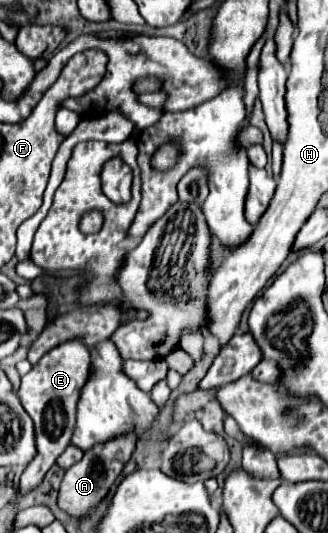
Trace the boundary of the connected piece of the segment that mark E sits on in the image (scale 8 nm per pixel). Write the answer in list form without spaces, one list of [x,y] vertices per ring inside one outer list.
[[[70,341],[64,345],[54,347],[48,351],[34,367],[30,373],[22,377],[22,387],[20,387],[20,401],[30,419],[34,421],[34,439],[38,445],[38,453],[34,461],[26,465],[20,477],[20,491],[28,493],[32,487],[40,485],[44,479],[46,471],[54,465],[58,455],[68,447],[72,429],[76,423],[76,403],[80,399],[80,391],[86,383],[90,371],[90,351],[80,341]]]

